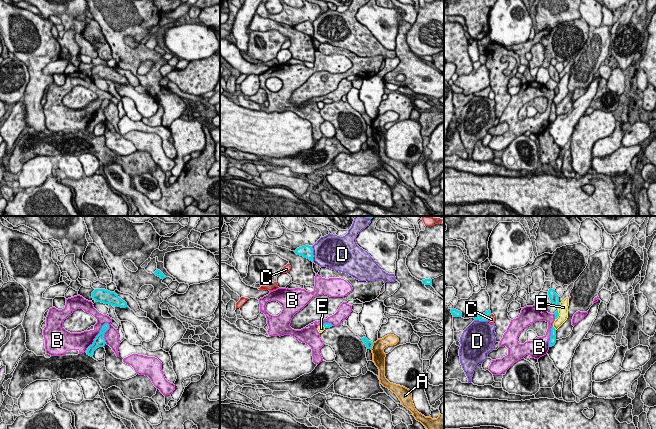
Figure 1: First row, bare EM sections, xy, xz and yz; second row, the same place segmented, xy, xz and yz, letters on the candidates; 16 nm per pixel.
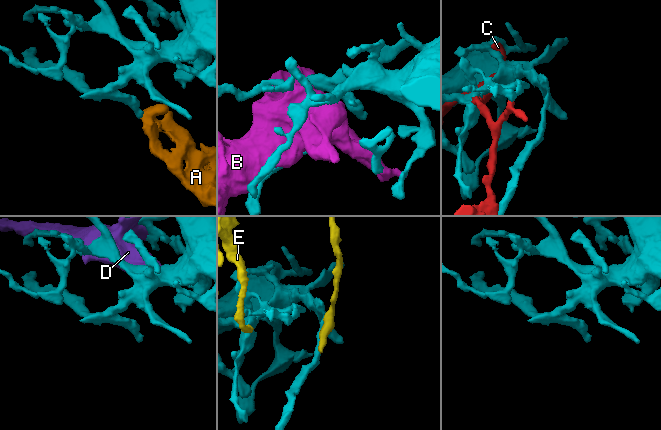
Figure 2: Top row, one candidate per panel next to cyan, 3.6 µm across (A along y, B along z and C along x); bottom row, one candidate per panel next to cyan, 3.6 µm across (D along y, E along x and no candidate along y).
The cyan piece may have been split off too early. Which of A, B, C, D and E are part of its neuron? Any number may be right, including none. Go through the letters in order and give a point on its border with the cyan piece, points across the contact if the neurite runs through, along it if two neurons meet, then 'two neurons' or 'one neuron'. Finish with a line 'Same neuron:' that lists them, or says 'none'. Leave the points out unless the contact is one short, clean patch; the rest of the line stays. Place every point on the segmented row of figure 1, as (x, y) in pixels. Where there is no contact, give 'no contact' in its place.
A: meets cyan in xz at (372, 345); border along xz (373, 343), (371, 349); two neurons
B: meets cyan in xy at (98, 334); two neurons
C: meets cyan in yz at (488, 317); two neurons
D: meets cyan in xz at (312, 254); two neurons
E: meets cyan in yz at (559, 304); two neurons
Same neuron: none

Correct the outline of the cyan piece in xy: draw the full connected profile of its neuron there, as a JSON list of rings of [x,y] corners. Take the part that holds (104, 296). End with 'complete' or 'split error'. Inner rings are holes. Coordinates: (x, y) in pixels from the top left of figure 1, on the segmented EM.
[[[95,289],[92,292],[92,298],[95,300],[95,302],[101,302],[121,308],[128,307],[127,303],[119,298],[115,292],[110,292],[105,289]]] | complete

